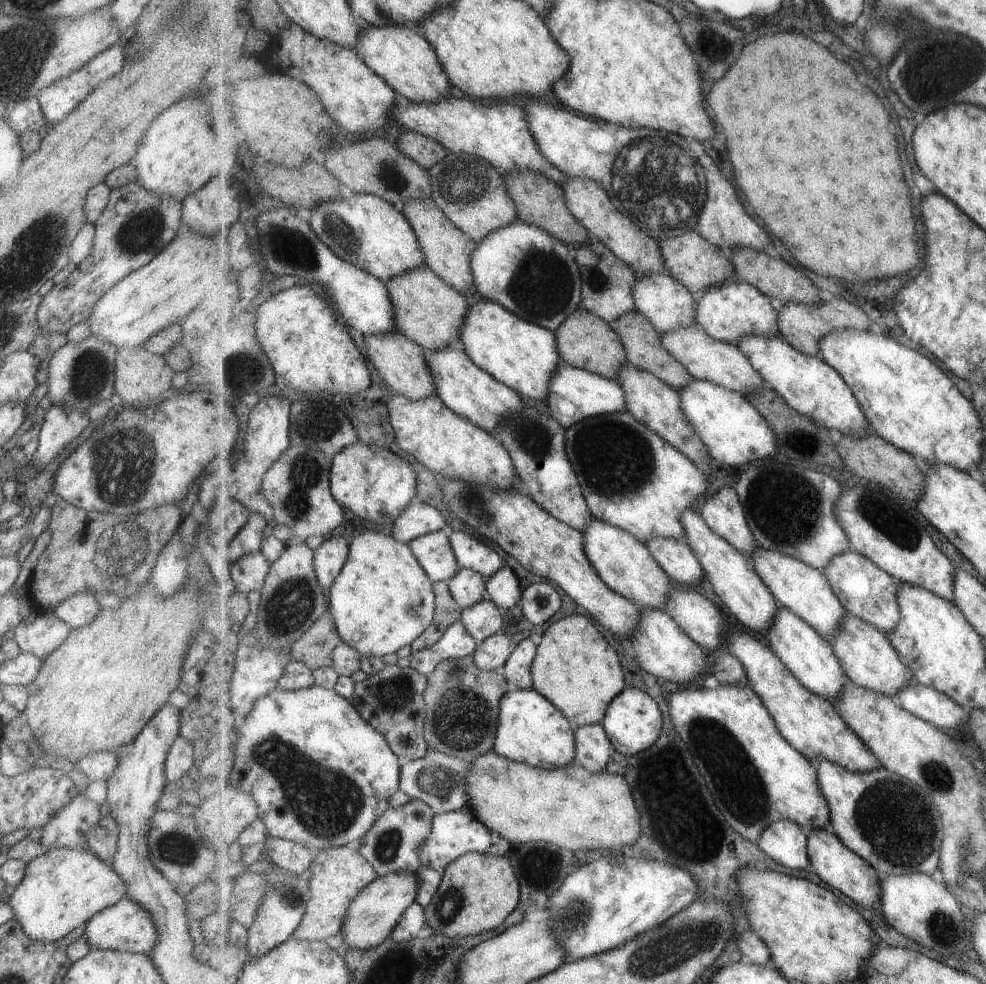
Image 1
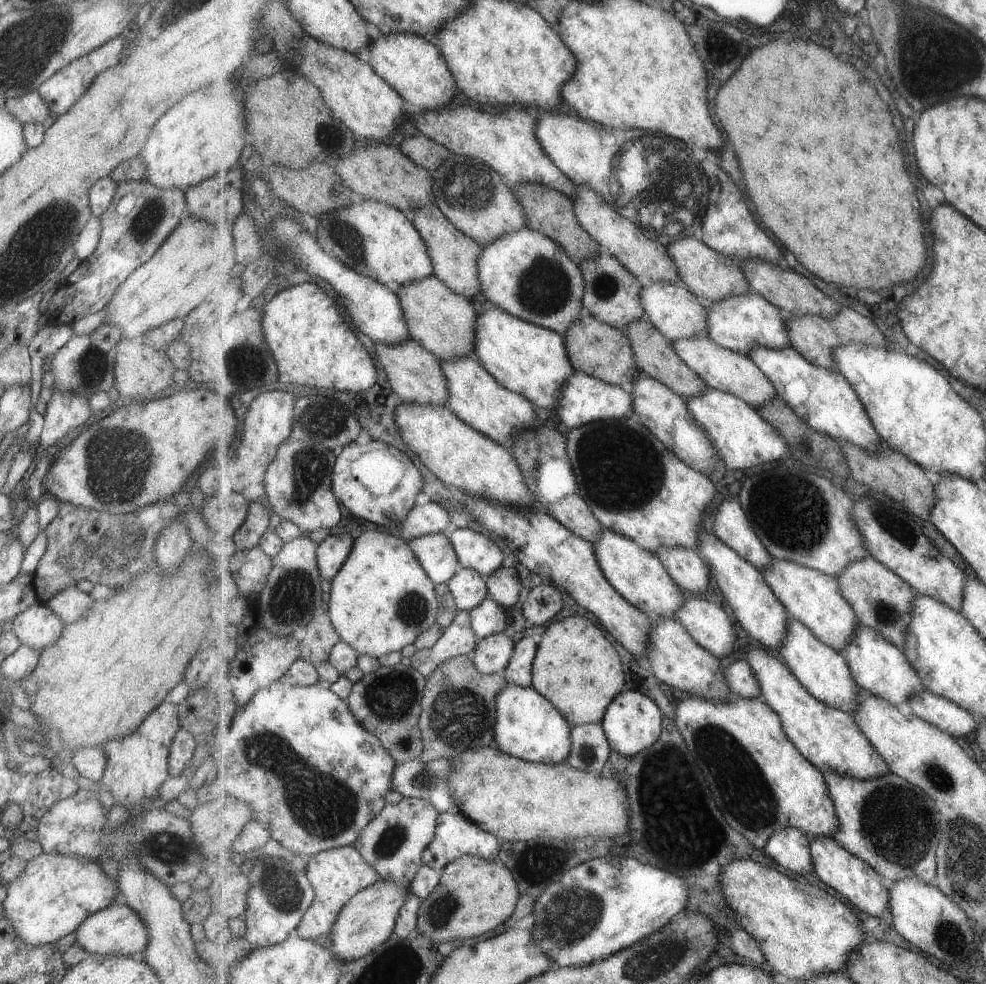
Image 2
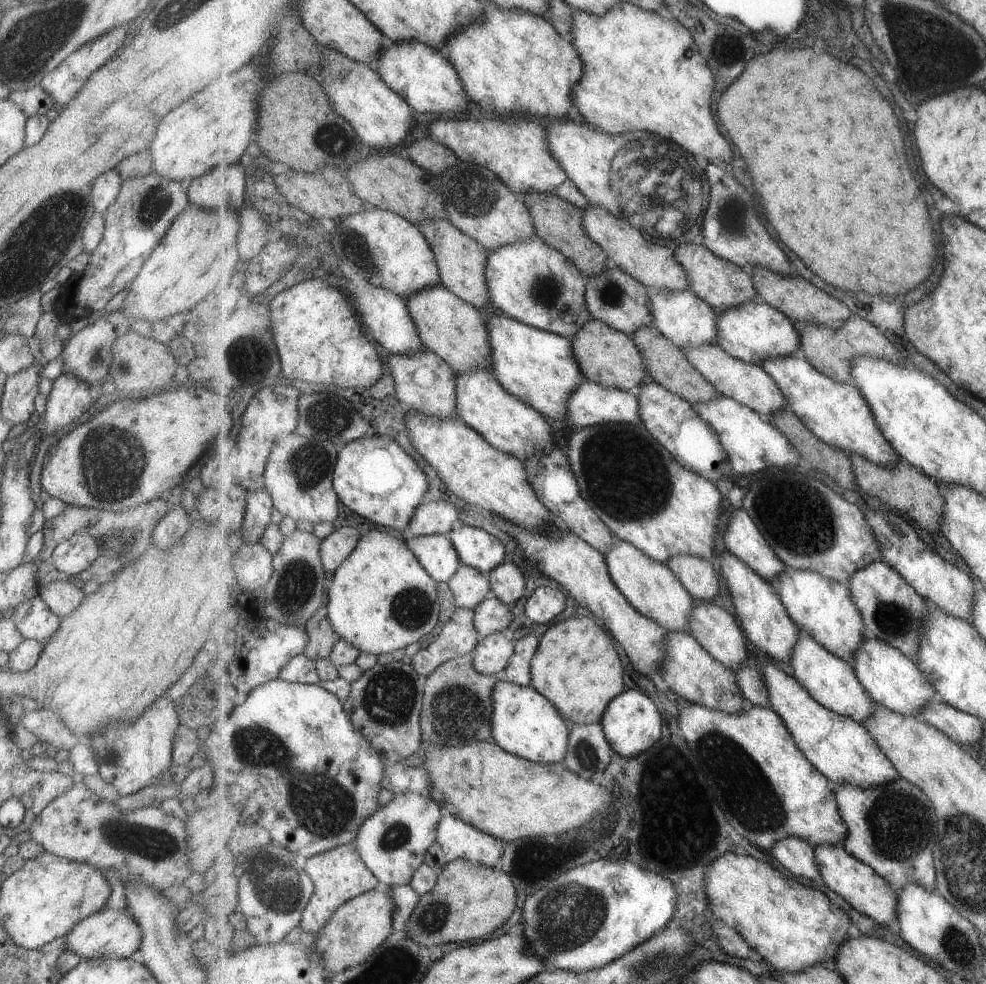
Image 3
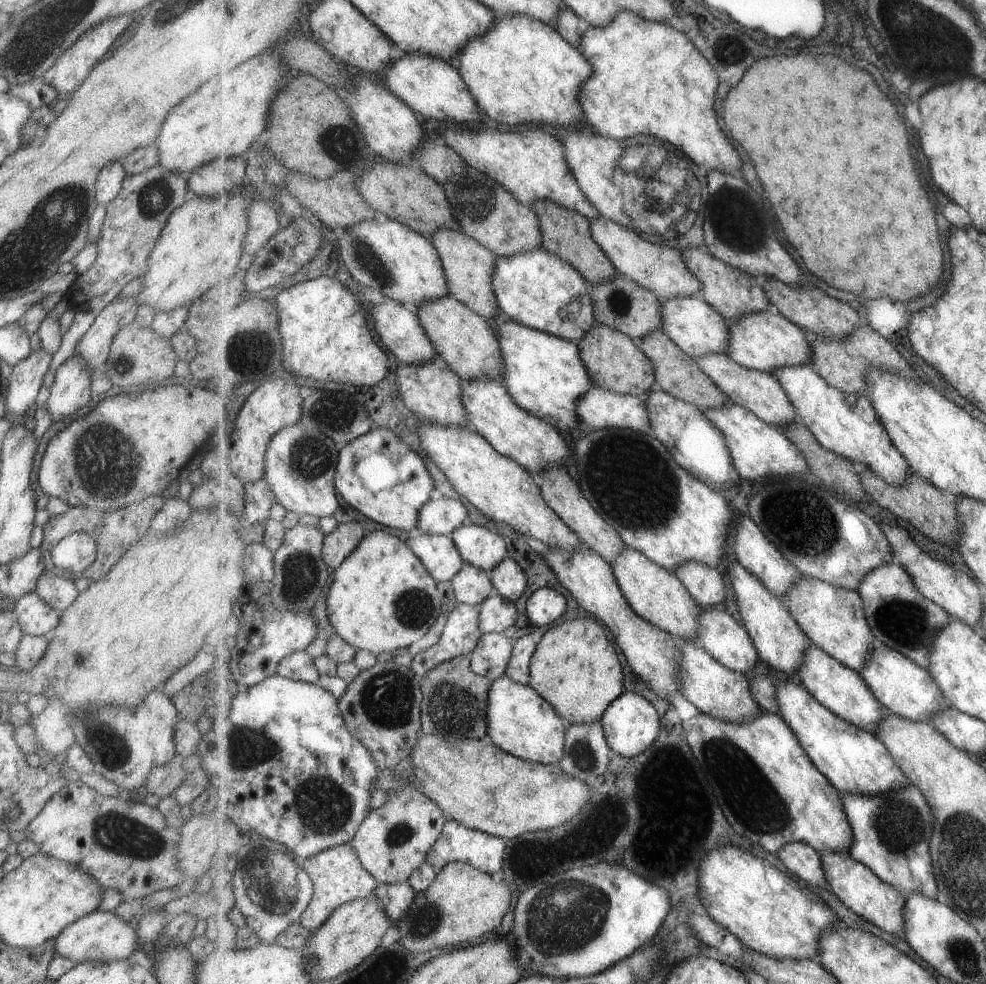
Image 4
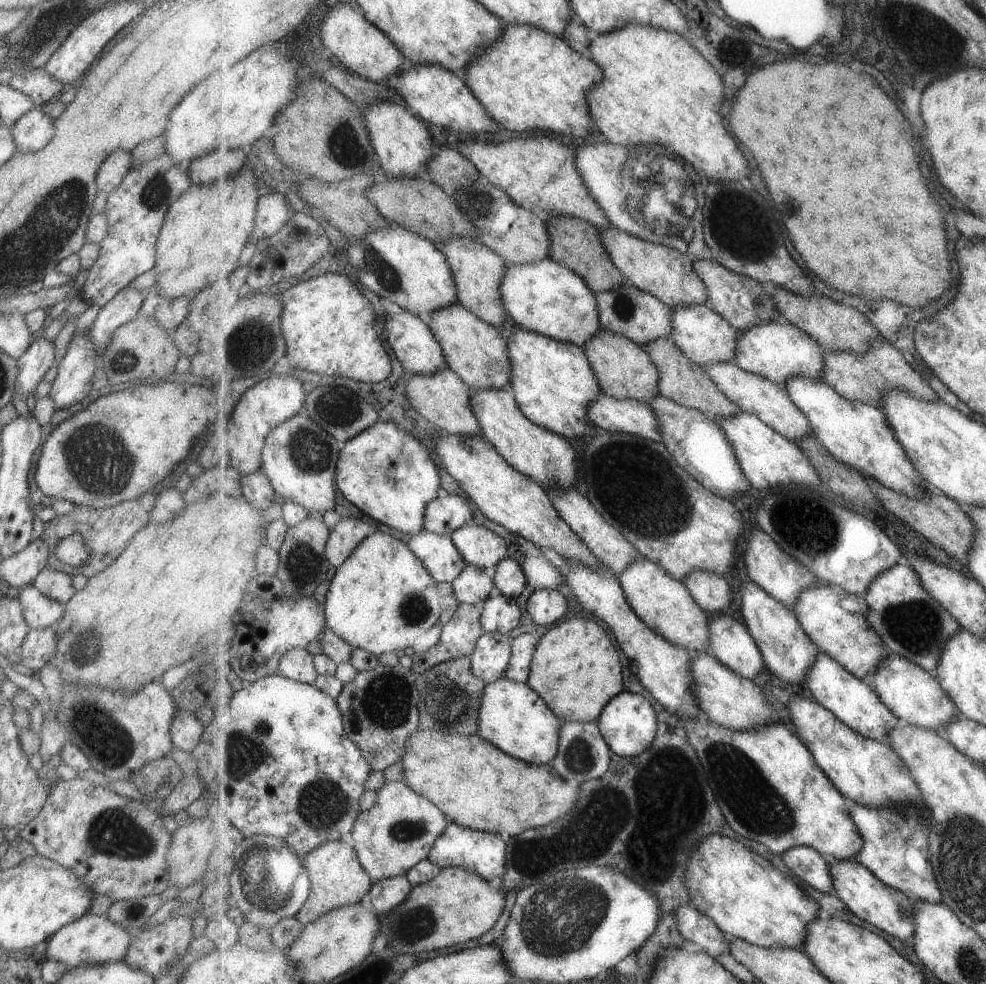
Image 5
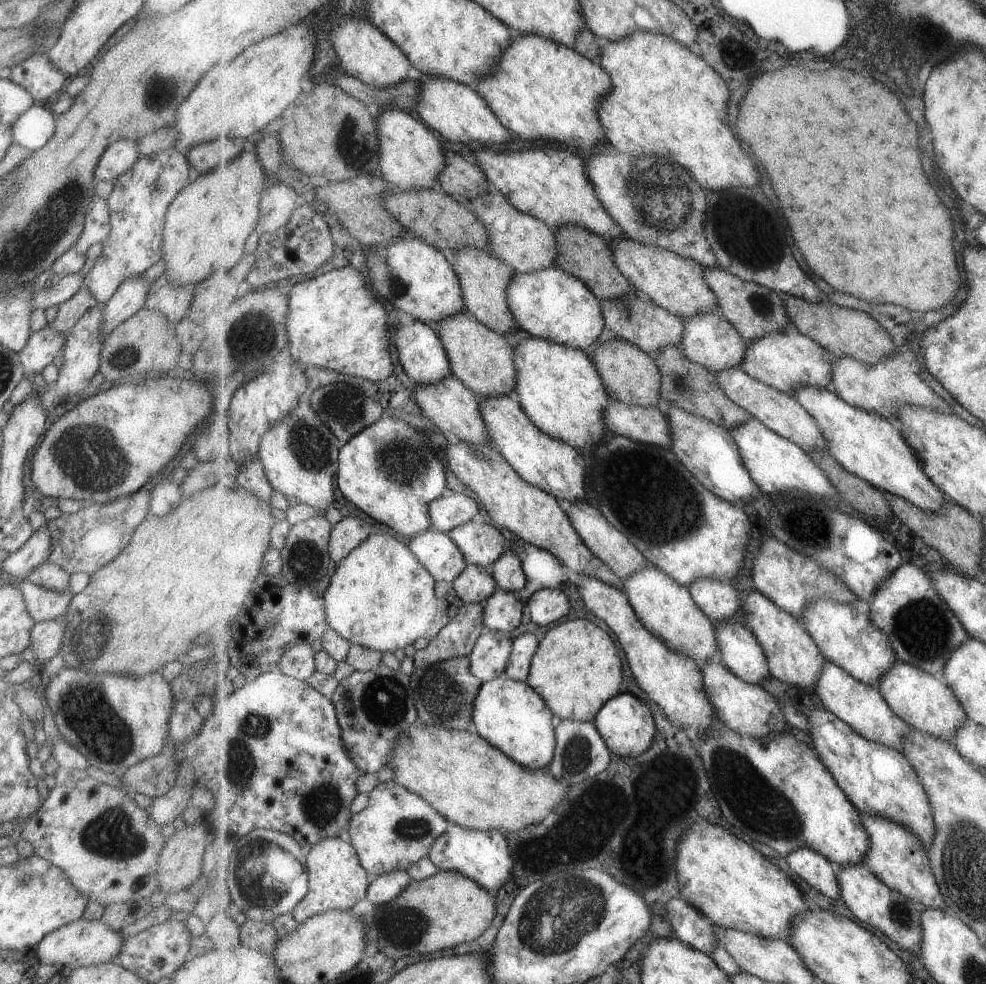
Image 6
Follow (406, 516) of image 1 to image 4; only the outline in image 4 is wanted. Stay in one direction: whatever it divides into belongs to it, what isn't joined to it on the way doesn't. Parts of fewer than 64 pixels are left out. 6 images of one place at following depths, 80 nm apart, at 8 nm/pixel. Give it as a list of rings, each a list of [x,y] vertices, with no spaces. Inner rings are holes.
[[[436,496],[420,512],[420,523],[414,534],[451,535],[468,522],[469,509],[455,498]]]

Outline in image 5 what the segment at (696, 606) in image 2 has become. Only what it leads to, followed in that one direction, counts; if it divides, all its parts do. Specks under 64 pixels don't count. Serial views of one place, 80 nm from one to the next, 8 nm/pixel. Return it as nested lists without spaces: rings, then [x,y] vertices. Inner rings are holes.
[[[721,614],[711,617],[710,631],[712,635],[709,653],[749,680],[755,680],[761,674],[766,662],[746,624]]]

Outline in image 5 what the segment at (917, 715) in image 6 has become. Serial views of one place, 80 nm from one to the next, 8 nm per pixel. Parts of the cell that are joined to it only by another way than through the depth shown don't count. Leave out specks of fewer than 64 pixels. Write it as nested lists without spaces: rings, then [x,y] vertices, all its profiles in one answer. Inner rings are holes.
[[[891,653],[870,676],[869,684],[879,693],[881,700],[892,709],[893,714],[911,725],[934,731],[954,723],[962,714],[952,696],[943,688],[937,675],[916,665],[913,661]]]

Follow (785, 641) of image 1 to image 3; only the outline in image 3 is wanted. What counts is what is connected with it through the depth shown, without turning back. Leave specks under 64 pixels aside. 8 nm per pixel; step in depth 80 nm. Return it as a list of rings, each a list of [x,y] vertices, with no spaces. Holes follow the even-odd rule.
[[[801,630],[789,663],[796,680],[801,681],[812,697],[825,708],[860,723],[864,723],[877,710],[878,704],[859,680],[853,664],[821,646],[806,630]]]

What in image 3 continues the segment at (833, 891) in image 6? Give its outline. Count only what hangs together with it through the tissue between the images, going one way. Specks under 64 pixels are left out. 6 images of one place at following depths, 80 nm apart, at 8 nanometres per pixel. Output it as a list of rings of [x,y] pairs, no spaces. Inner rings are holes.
[[[786,836],[775,843],[769,856],[776,858],[791,875],[807,883],[821,876],[816,849],[801,837]]]

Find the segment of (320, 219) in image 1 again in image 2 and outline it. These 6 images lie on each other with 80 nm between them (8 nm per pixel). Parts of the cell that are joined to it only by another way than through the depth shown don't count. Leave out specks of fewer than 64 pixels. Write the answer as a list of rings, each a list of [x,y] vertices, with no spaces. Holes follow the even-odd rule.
[[[364,199],[362,204],[353,203],[349,207],[330,211],[322,215],[319,221],[319,238],[323,238],[327,244],[331,242],[335,256],[339,256],[350,269],[387,285],[396,293],[406,283],[413,283],[435,275],[432,256],[424,236],[421,236],[411,216],[398,208],[373,199]]]

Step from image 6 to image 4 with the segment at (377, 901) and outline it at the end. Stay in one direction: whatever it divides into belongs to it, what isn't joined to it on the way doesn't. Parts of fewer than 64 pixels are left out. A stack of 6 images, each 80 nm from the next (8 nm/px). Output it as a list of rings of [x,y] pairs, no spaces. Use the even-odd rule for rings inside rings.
[[[409,881],[398,883],[383,883],[374,890],[375,898],[380,901],[386,915],[393,923],[408,911],[416,895],[416,890]]]

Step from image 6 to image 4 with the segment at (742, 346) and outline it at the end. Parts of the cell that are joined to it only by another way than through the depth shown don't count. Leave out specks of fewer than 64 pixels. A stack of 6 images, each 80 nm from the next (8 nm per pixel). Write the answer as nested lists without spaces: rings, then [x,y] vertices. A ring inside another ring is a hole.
[[[700,295],[693,297],[675,297],[661,301],[664,306],[663,332],[669,335],[689,356],[695,359],[712,353],[728,354],[730,342],[729,322]]]

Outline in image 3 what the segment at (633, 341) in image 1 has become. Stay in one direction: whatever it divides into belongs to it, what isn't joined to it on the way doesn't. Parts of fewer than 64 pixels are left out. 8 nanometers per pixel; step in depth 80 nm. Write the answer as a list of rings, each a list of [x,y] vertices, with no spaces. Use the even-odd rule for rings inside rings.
[[[655,324],[641,327],[632,338],[645,358],[651,381],[662,384],[672,393],[688,400],[692,405],[698,402],[712,401],[722,396],[715,386],[705,378],[705,375],[691,364],[684,350],[665,337]]]

